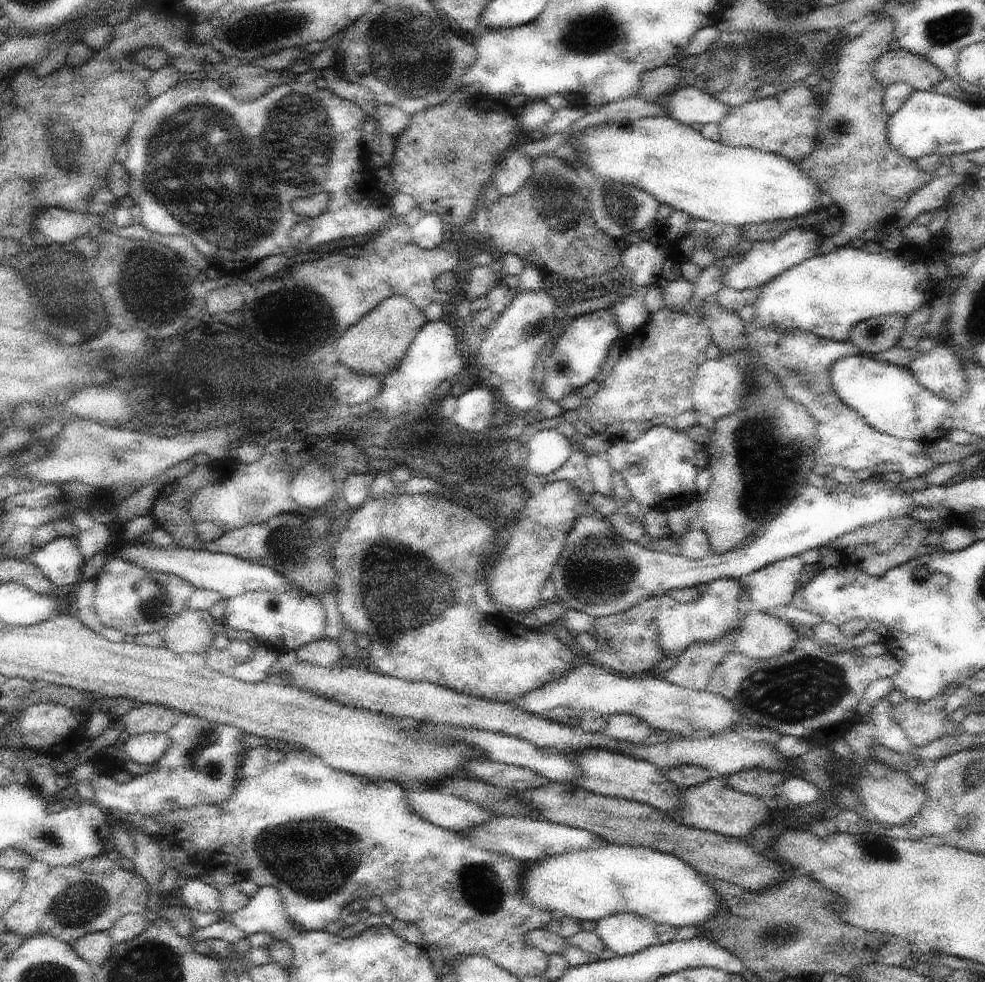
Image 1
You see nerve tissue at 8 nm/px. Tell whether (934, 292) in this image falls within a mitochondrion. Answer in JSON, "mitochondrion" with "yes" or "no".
{"mitochondrion":"no"}

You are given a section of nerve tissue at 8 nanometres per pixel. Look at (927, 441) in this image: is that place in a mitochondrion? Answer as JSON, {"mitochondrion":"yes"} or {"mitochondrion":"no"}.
{"mitochondrion":"no"}

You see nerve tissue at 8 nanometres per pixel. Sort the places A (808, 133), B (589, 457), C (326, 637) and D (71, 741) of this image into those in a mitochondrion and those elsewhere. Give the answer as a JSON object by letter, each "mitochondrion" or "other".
{"A":"other","B":"other","C":"other","D":"other"}

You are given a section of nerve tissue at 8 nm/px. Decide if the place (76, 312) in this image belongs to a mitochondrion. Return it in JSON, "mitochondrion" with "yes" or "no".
{"mitochondrion":"yes"}

